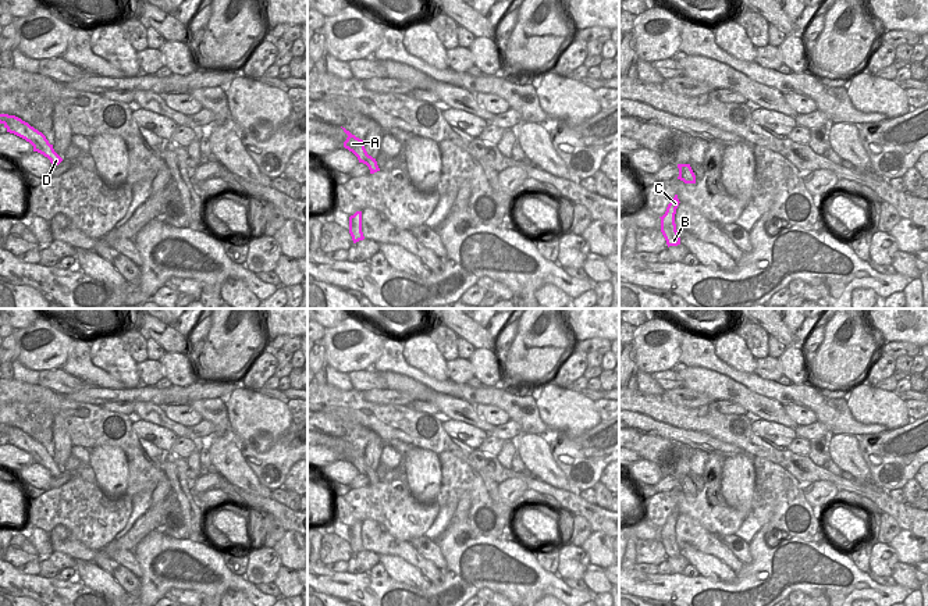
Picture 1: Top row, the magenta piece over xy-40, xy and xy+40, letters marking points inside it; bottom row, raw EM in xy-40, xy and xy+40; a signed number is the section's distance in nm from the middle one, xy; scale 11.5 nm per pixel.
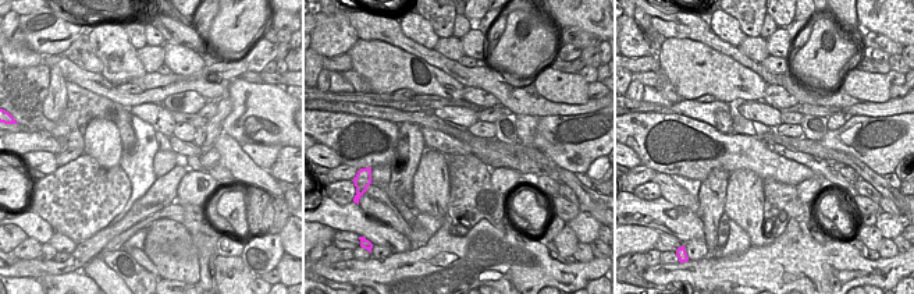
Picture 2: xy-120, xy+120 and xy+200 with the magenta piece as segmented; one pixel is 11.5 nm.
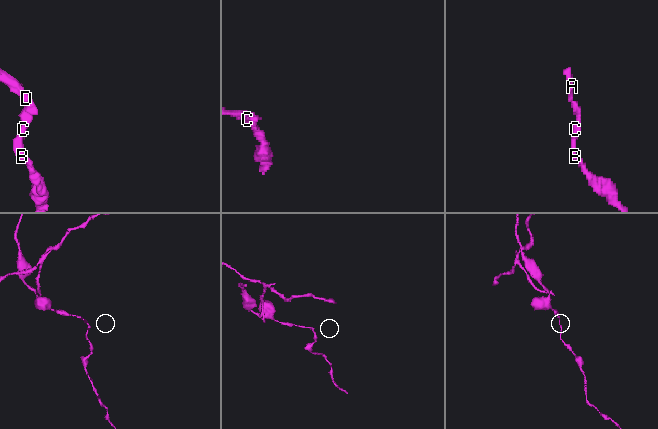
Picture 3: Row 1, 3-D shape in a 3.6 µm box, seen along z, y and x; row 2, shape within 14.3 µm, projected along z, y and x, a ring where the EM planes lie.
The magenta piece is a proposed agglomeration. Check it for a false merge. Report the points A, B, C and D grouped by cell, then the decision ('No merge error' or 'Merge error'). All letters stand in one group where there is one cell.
Groups: A D / B C. Merge error

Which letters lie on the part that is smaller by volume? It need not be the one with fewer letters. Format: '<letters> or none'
B, C

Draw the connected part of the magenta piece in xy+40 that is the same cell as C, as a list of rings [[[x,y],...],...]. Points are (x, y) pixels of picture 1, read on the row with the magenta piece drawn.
[[[678,195],[672,199],[672,202],[668,204],[666,211],[661,218],[661,232],[666,240],[668,247],[669,246],[678,246],[680,245],[680,238],[676,231],[676,224],[675,224],[675,214],[676,208],[679,206],[679,199]]]

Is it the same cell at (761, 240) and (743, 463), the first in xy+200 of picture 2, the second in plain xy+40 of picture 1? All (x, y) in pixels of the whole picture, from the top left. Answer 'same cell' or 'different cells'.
same cell

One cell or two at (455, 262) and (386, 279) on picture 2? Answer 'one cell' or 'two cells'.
one cell

